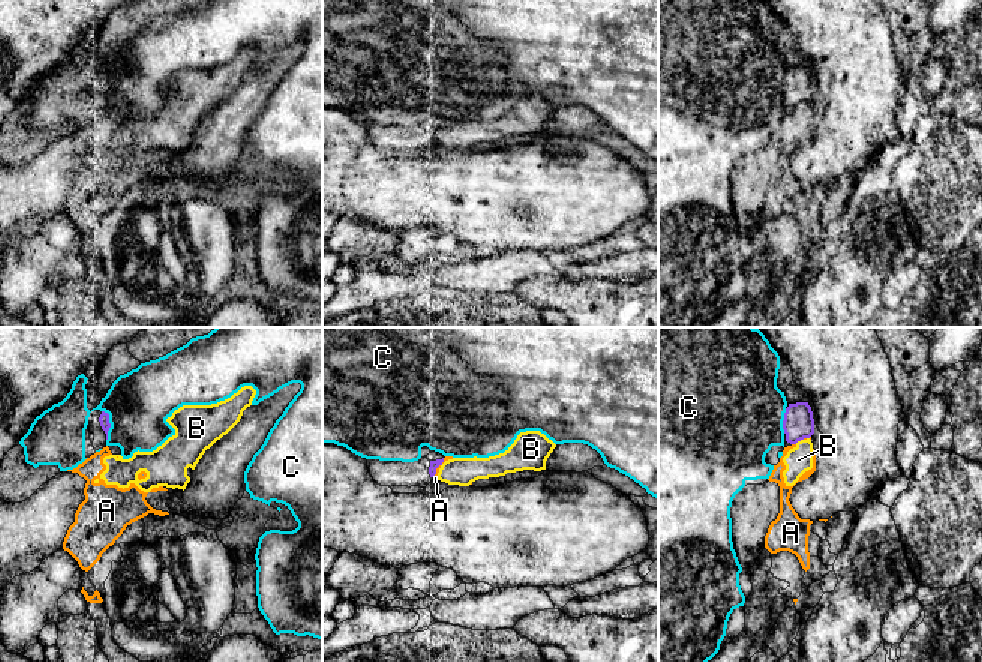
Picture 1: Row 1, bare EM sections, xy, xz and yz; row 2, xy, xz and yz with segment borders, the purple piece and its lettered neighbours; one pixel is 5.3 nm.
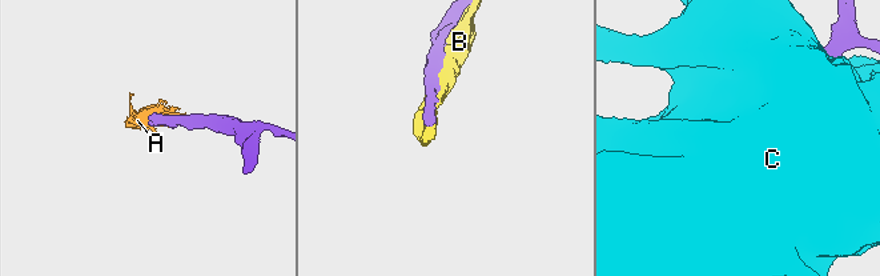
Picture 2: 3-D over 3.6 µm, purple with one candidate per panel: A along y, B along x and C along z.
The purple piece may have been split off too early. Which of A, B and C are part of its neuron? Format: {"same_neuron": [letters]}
{"same_neuron": []}

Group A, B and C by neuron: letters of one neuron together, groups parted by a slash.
A B / C

